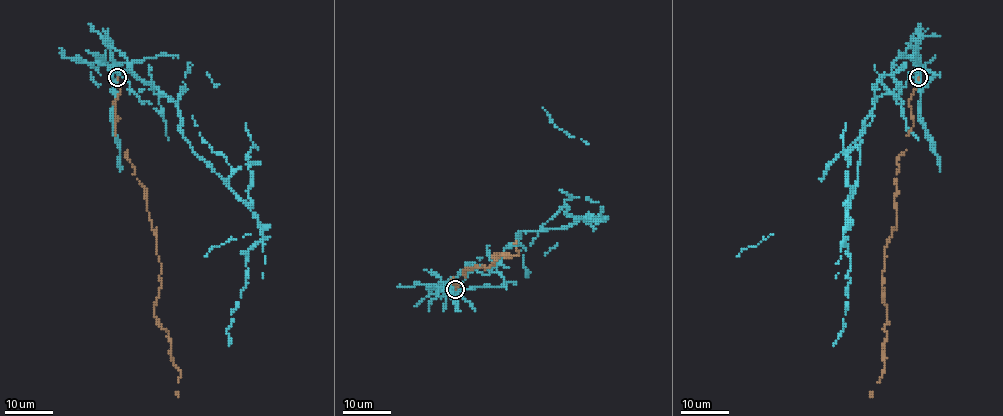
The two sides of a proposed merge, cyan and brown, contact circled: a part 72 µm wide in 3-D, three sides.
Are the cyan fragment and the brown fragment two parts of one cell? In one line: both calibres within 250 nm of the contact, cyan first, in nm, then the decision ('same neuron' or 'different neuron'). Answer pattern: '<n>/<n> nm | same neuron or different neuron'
280/140 nm | different neuron

